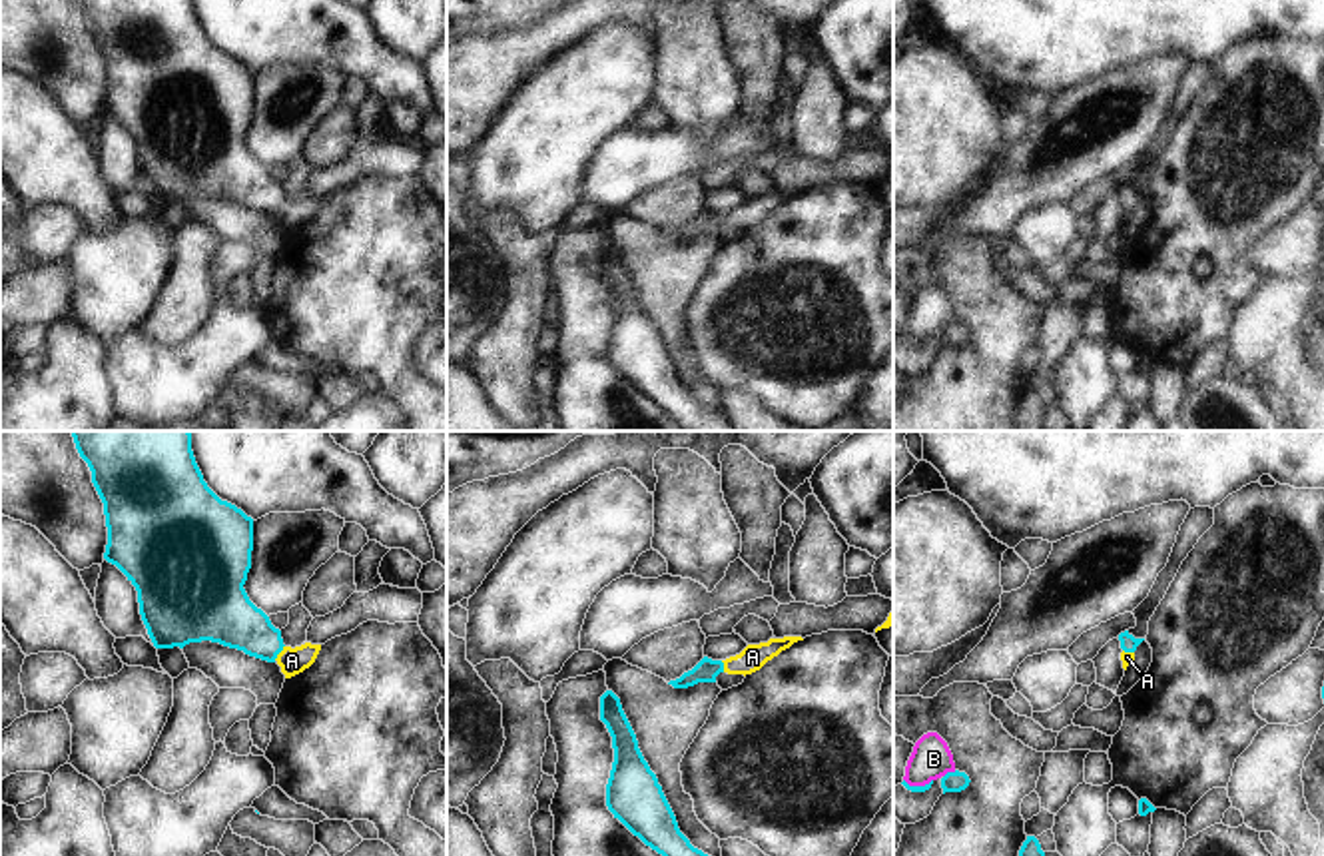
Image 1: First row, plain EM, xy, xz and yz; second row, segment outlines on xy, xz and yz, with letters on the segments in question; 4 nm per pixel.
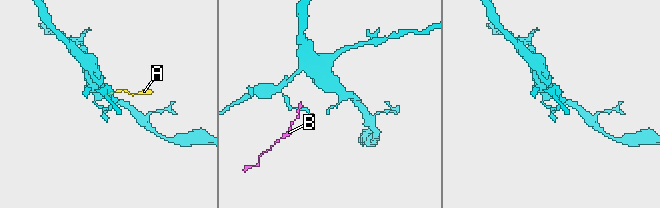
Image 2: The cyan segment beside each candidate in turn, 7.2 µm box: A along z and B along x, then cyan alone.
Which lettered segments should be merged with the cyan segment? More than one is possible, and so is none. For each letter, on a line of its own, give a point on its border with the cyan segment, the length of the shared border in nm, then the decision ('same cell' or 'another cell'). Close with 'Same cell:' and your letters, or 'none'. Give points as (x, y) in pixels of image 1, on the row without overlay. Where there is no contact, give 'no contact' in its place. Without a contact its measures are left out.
A: xy (280, 204) | 80 nm | same cell
B: yz (950, 326) | 60 nm | another cell
Same cell: A

